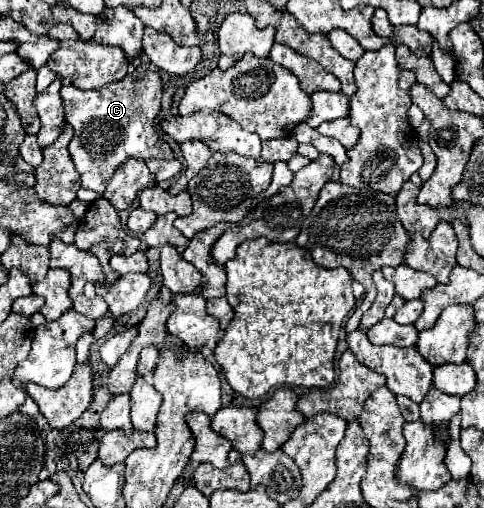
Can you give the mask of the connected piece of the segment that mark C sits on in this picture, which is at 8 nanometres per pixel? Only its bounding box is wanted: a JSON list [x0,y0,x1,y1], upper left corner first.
[61,69,173,195]

